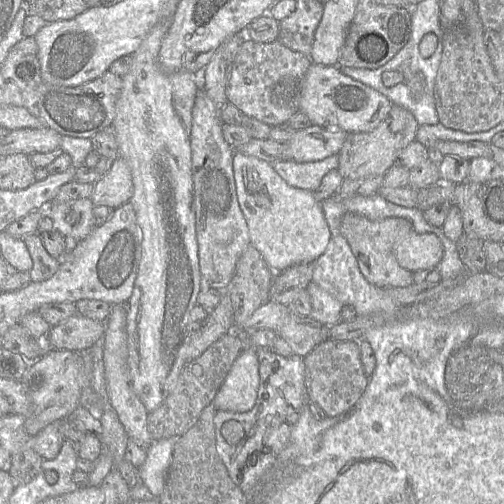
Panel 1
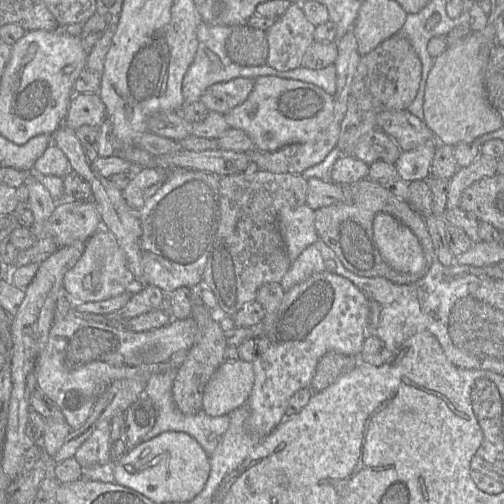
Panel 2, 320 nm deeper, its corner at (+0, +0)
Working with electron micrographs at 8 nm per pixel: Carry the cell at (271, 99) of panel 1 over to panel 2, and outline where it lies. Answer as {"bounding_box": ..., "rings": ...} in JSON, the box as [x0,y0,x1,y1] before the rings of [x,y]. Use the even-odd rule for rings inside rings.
{"bounding_box":[199,78,254,115],"rings":[[[236,78],[214,84],[206,89],[199,101],[206,106],[209,112],[225,115],[246,101],[253,89],[254,80],[252,78]]]}

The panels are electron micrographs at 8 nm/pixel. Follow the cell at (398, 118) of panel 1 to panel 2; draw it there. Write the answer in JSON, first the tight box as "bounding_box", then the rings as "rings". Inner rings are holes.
{"bounding_box":[336,33,421,155],"rings":[[[397,33],[361,57],[352,79],[347,110],[341,122],[336,144],[342,155],[352,155],[358,140],[376,130],[377,115],[386,110],[406,110],[414,100],[420,80],[421,61],[411,43]]]}

